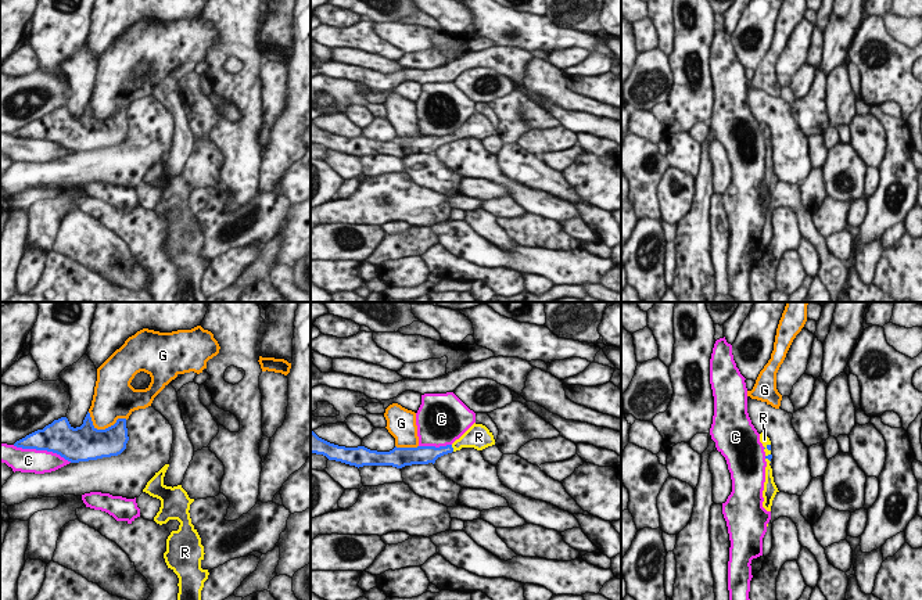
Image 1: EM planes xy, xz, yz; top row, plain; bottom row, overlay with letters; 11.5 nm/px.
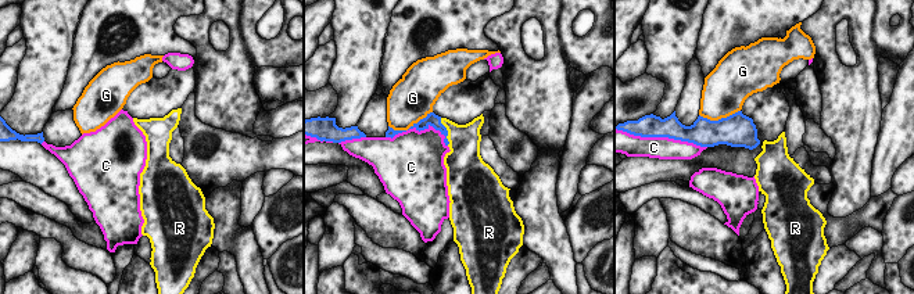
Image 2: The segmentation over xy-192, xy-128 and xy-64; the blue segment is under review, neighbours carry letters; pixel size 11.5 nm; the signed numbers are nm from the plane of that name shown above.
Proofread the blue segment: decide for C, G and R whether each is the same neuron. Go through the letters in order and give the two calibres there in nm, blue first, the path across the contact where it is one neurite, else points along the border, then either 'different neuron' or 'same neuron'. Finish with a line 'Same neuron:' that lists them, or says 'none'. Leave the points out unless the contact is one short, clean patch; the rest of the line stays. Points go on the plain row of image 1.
C: 380 nm thick on the blue side, 280 nm on the other; different neuron
G: 380 nm thick on the blue side, 360 nm on the other; different neuron
R: 180 nm thick on the blue side, 200 nm on the other; runs through xz (431, 143), (452, 137), (470, 128); same neuron
Same neuron: R

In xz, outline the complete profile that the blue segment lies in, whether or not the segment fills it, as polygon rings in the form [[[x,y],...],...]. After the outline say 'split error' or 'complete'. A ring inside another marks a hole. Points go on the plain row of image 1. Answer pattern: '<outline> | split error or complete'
[[[473,114],[459,129],[446,136],[417,136],[394,137],[390,141],[370,140],[365,136],[345,137],[330,133],[319,127],[311,119],[311,143],[323,144],[329,150],[341,151],[355,157],[363,155],[392,155],[402,158],[412,154],[428,154],[444,144],[460,140],[462,137],[474,137],[482,140],[495,134],[492,122],[482,114]]] | split error

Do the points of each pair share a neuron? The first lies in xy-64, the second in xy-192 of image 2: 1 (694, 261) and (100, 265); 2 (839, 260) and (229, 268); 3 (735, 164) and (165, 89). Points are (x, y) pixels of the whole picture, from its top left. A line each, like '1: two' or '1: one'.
1: one
2: two
3: one

